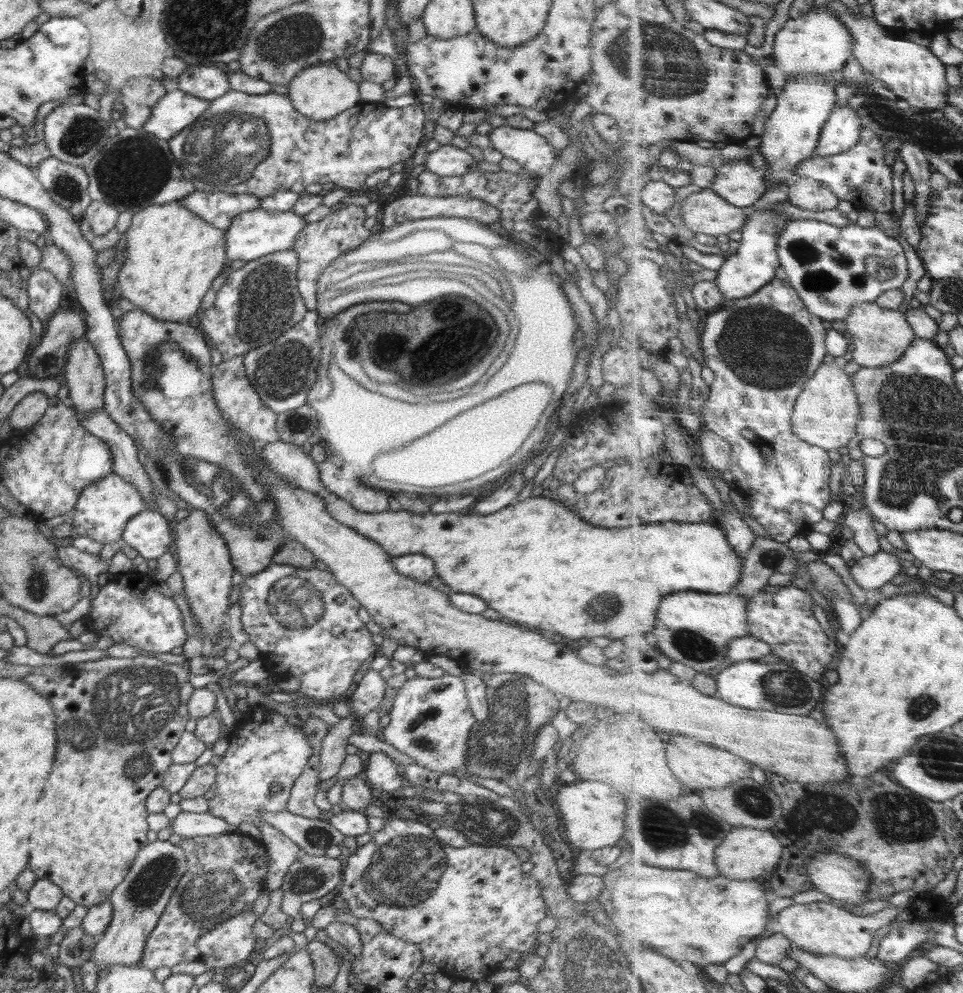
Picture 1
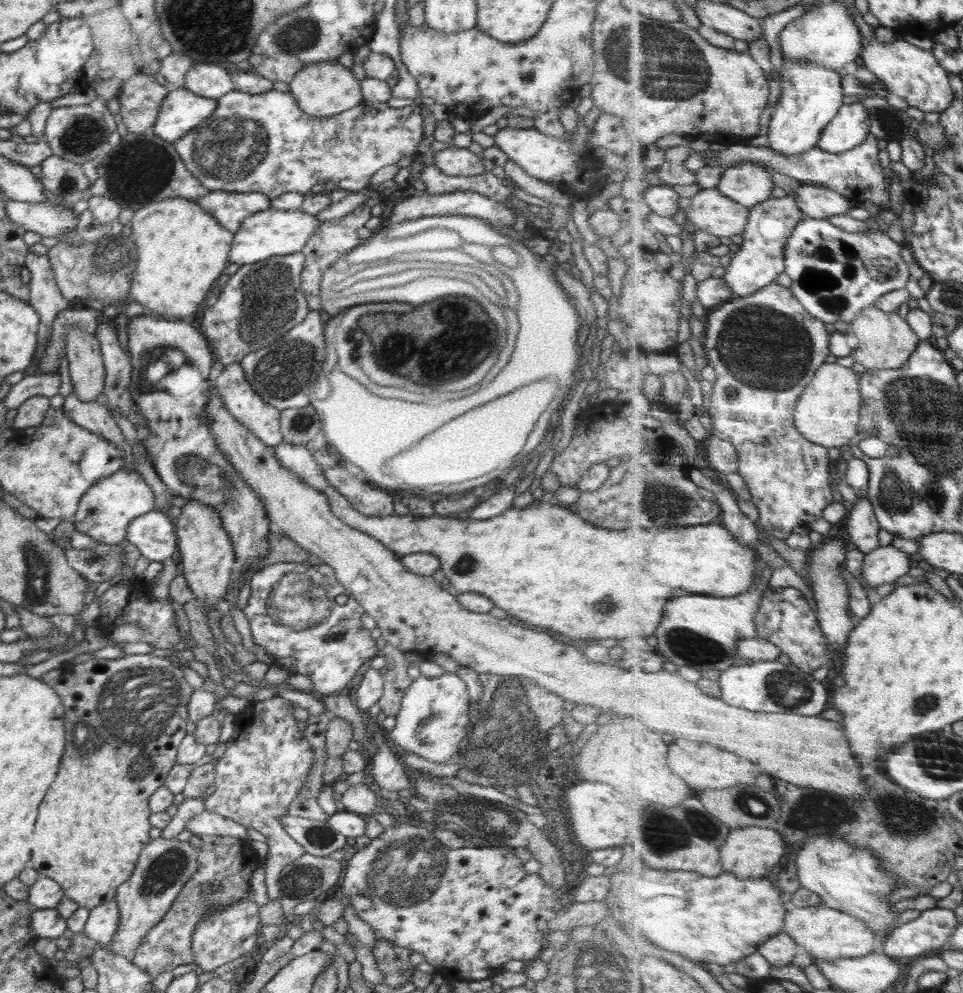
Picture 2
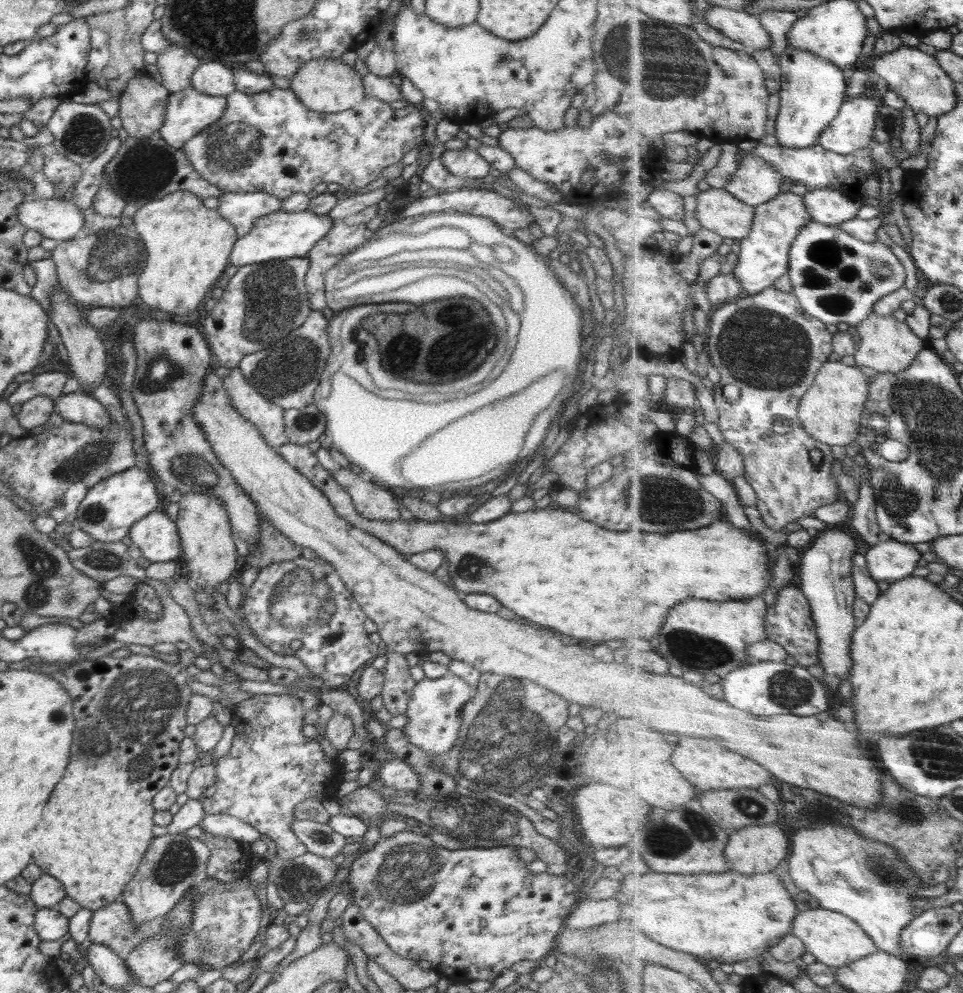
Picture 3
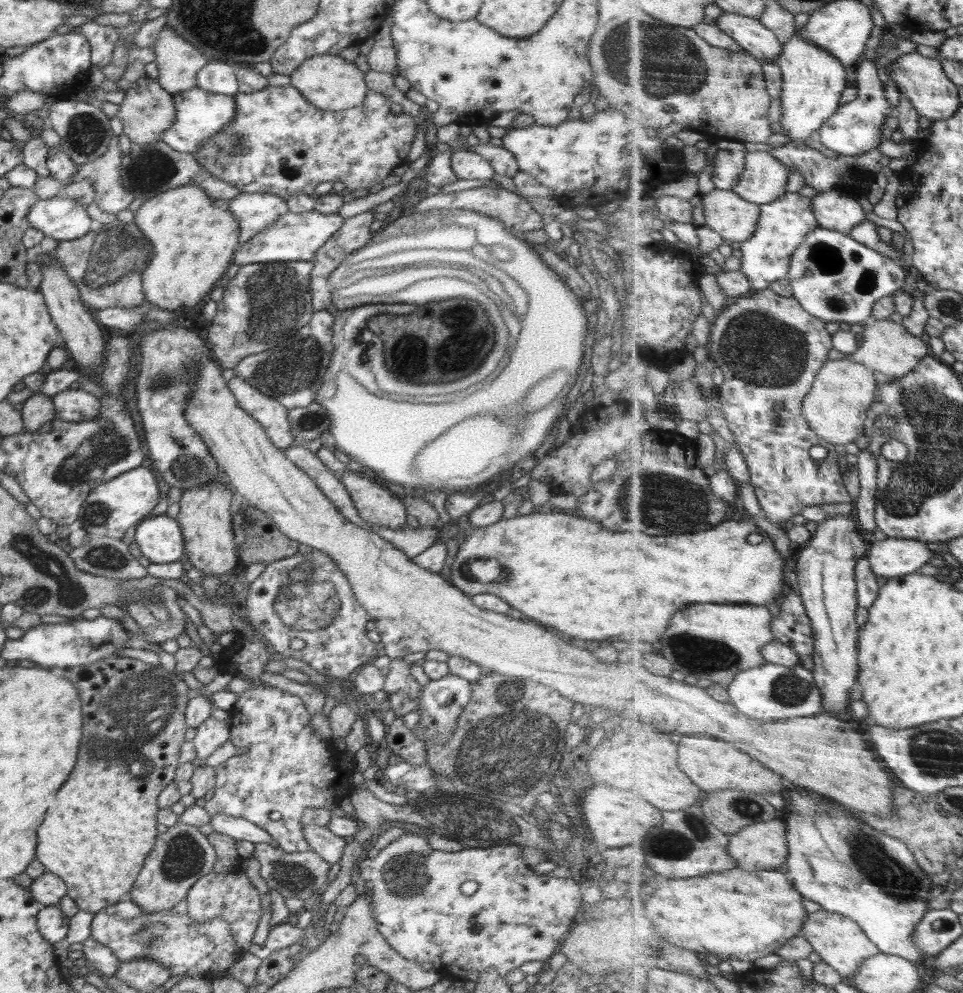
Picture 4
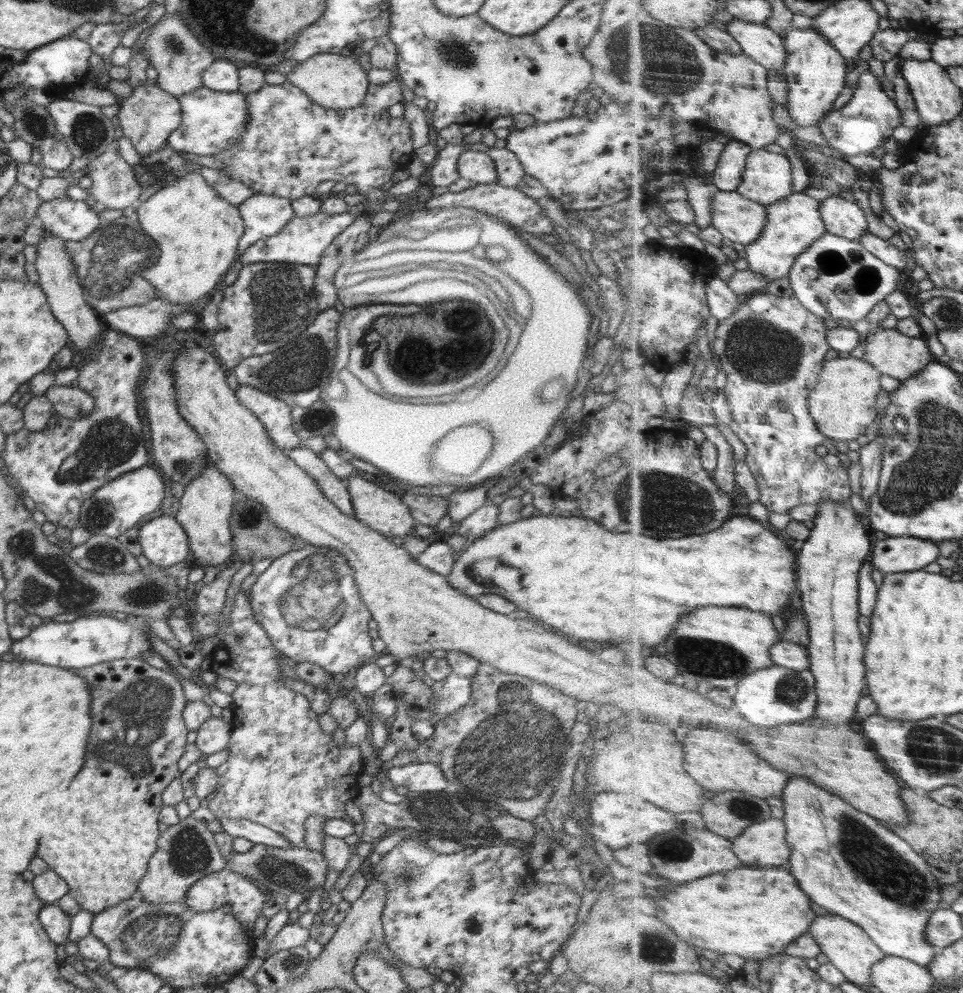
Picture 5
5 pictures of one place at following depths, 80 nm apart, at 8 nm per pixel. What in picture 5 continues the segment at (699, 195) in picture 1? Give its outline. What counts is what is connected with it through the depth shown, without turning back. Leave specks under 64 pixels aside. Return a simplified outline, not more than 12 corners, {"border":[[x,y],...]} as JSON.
{"border":[[720,191],[713,225],[746,248],[764,236],[767,205]]}

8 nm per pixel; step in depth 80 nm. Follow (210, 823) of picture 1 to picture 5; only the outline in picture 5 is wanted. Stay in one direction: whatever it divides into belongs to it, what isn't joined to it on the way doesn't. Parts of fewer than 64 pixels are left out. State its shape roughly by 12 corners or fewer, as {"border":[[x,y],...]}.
{"border":[[221,818],[223,831],[253,844],[291,847],[289,840],[264,825]]}

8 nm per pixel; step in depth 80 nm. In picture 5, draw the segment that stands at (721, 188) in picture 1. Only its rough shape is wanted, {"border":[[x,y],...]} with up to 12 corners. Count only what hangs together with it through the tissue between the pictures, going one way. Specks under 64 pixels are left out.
{"border":[[754,150],[737,191],[765,205],[796,193],[786,155]]}

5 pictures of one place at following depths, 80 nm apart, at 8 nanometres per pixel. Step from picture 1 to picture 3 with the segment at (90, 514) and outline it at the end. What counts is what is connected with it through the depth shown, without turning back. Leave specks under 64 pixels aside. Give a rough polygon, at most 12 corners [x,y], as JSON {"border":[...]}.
{"border":[[138,467],[86,492],[76,526],[121,541],[162,503]]}

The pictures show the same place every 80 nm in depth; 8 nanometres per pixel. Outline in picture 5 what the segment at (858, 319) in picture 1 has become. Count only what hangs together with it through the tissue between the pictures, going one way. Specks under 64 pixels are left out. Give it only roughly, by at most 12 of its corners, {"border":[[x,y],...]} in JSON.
{"border":[[868,334],[863,356],[900,381],[936,360],[927,337]]}

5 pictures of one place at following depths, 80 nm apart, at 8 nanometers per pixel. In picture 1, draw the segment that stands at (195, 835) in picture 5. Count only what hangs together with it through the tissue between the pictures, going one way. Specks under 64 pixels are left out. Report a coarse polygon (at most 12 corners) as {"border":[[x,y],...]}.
{"border":[[141,847],[110,893],[93,961],[140,964],[188,867],[184,849]]}

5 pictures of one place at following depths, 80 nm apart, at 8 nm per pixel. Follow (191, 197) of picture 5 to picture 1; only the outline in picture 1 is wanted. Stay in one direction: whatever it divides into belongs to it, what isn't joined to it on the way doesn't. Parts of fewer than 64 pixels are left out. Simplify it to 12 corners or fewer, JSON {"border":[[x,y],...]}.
{"border":[[180,201],[136,212],[121,298],[186,324],[227,264]]}

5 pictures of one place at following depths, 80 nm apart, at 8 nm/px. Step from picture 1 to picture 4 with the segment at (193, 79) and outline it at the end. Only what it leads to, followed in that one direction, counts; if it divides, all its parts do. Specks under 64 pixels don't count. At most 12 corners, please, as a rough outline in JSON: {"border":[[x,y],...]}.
{"border":[[209,61],[197,87],[220,95],[238,94],[230,63]]}

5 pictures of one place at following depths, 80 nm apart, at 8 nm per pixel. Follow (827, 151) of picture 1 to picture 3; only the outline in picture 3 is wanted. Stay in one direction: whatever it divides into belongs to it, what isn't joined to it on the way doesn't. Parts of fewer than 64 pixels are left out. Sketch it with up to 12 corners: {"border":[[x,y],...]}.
{"border":[[868,91],[847,101],[818,144],[847,155],[878,142],[886,96]]}

